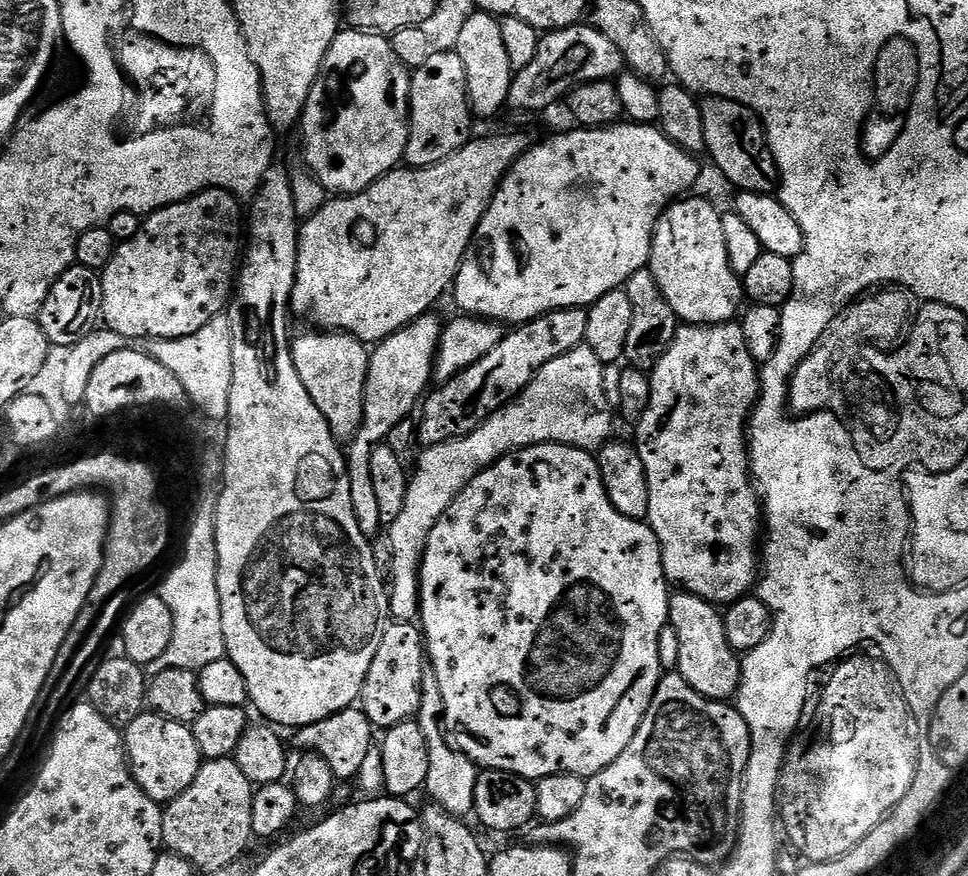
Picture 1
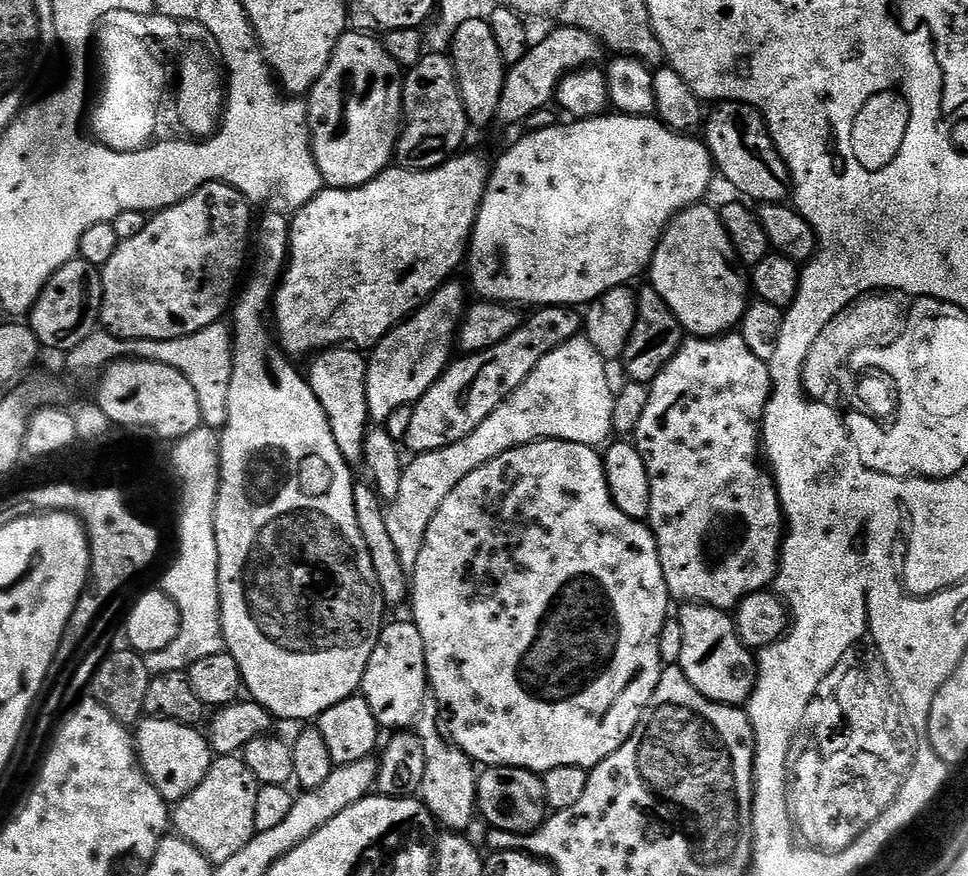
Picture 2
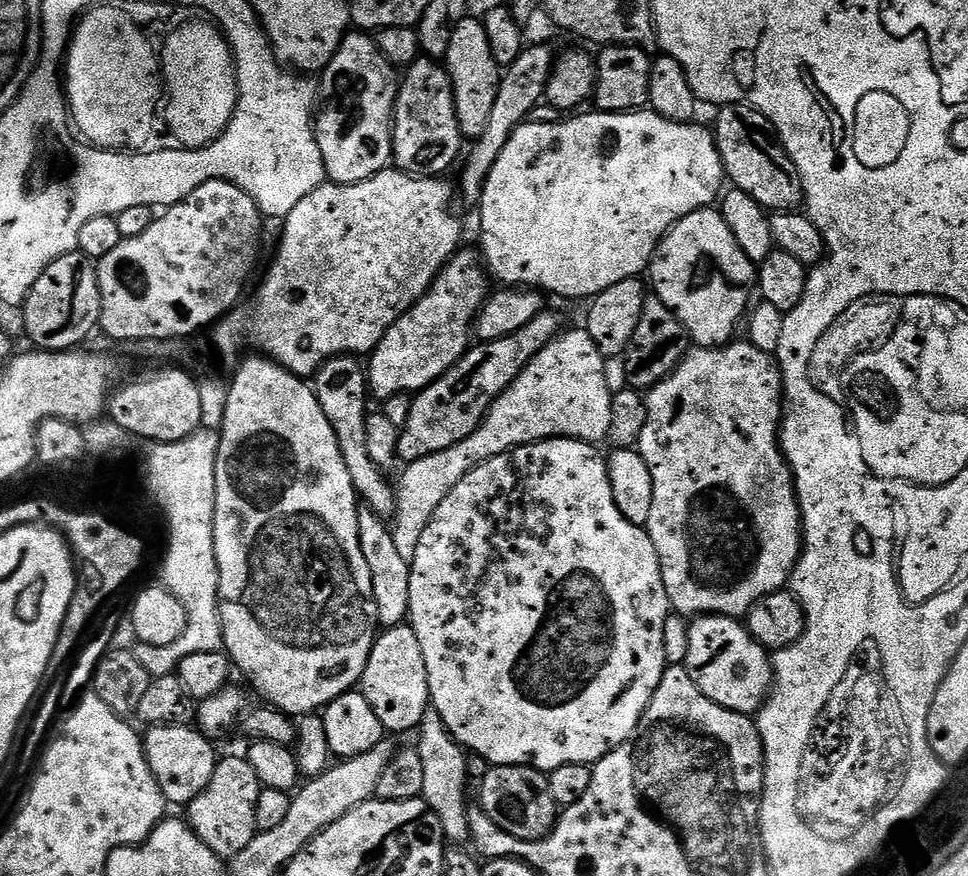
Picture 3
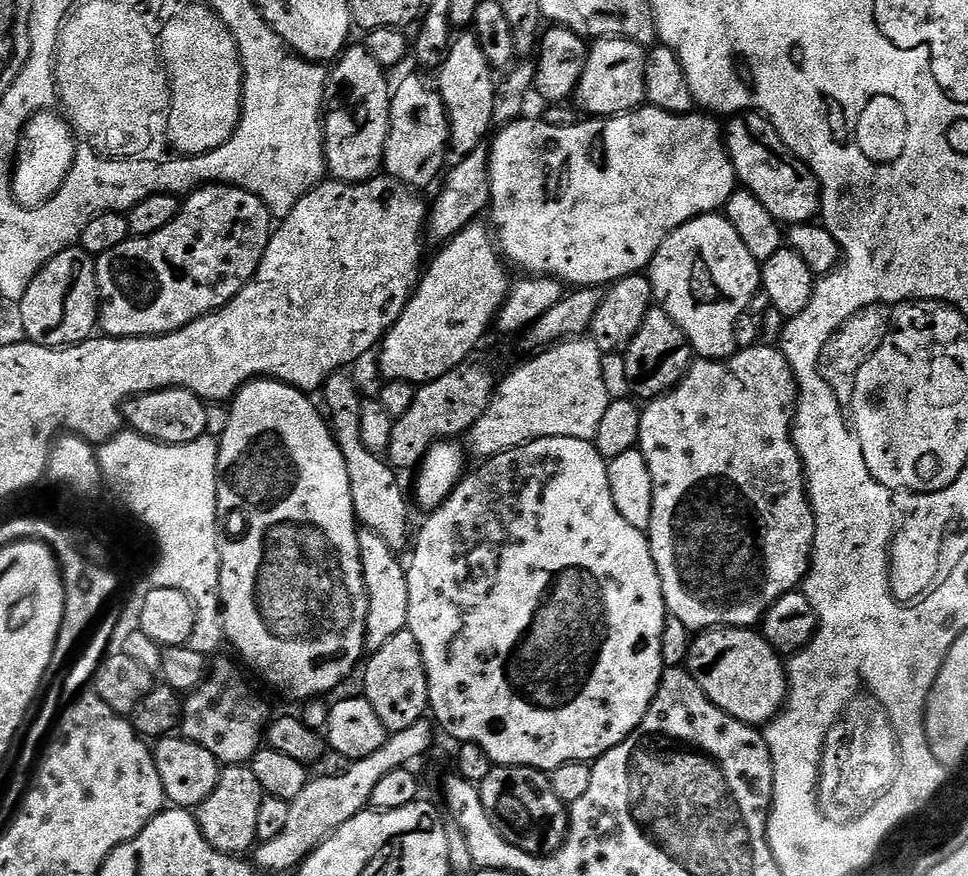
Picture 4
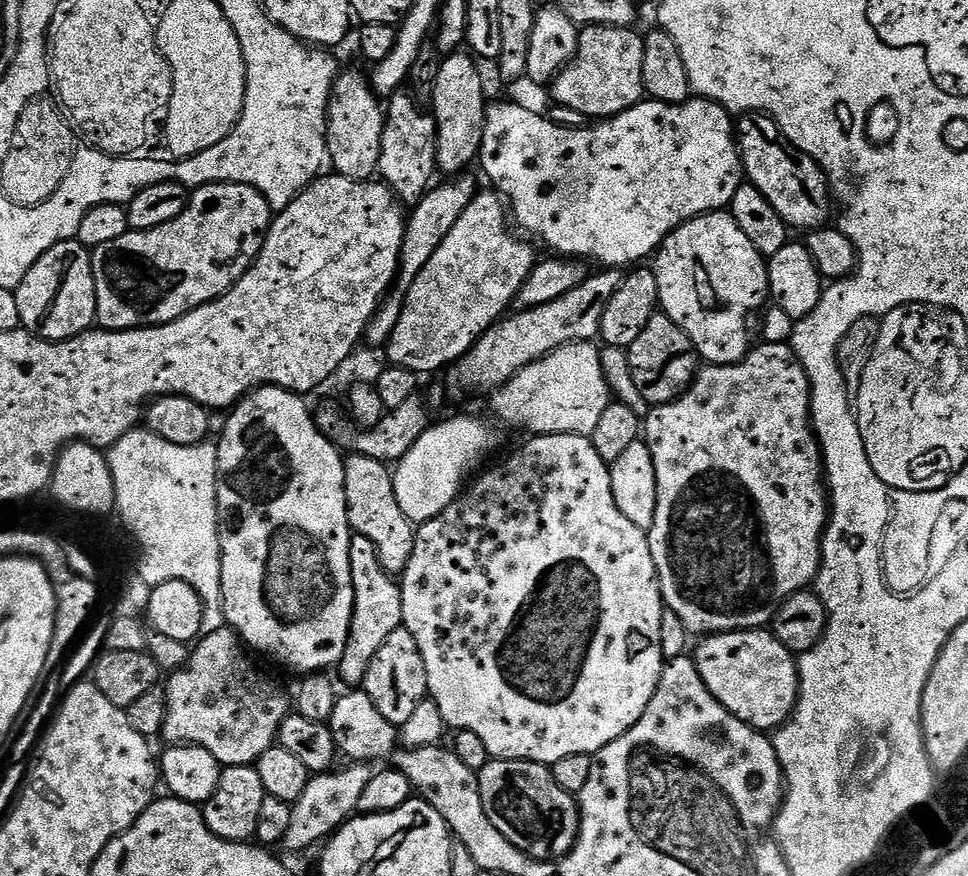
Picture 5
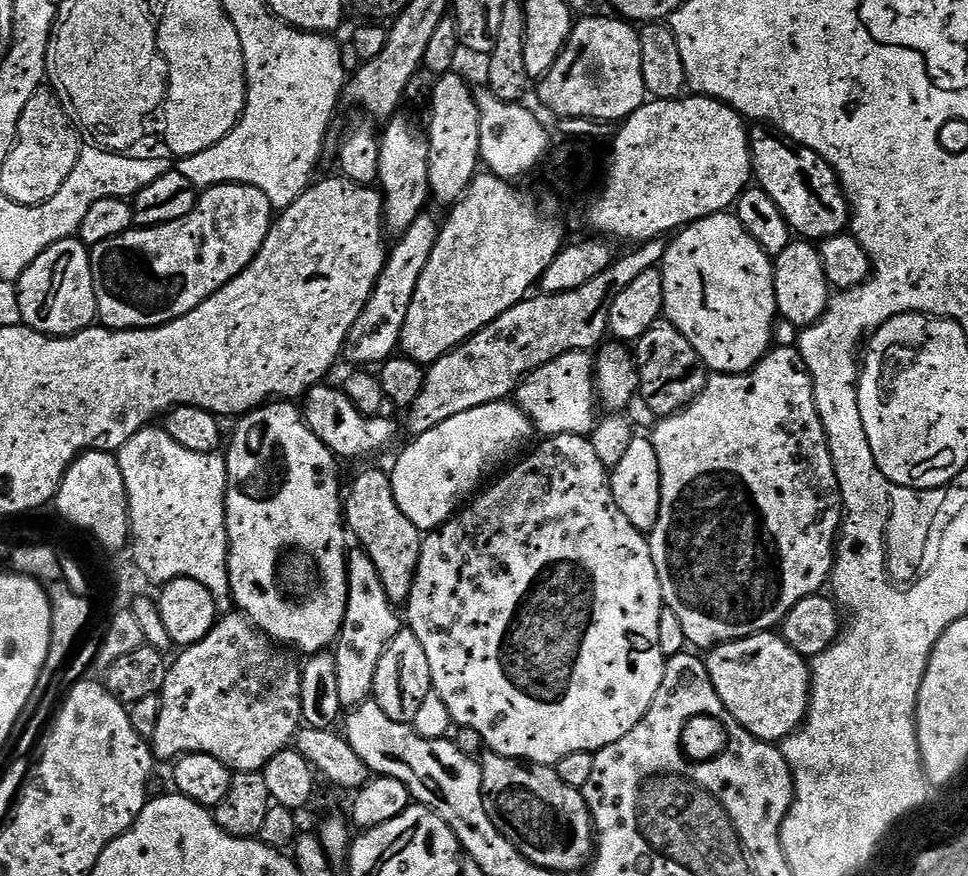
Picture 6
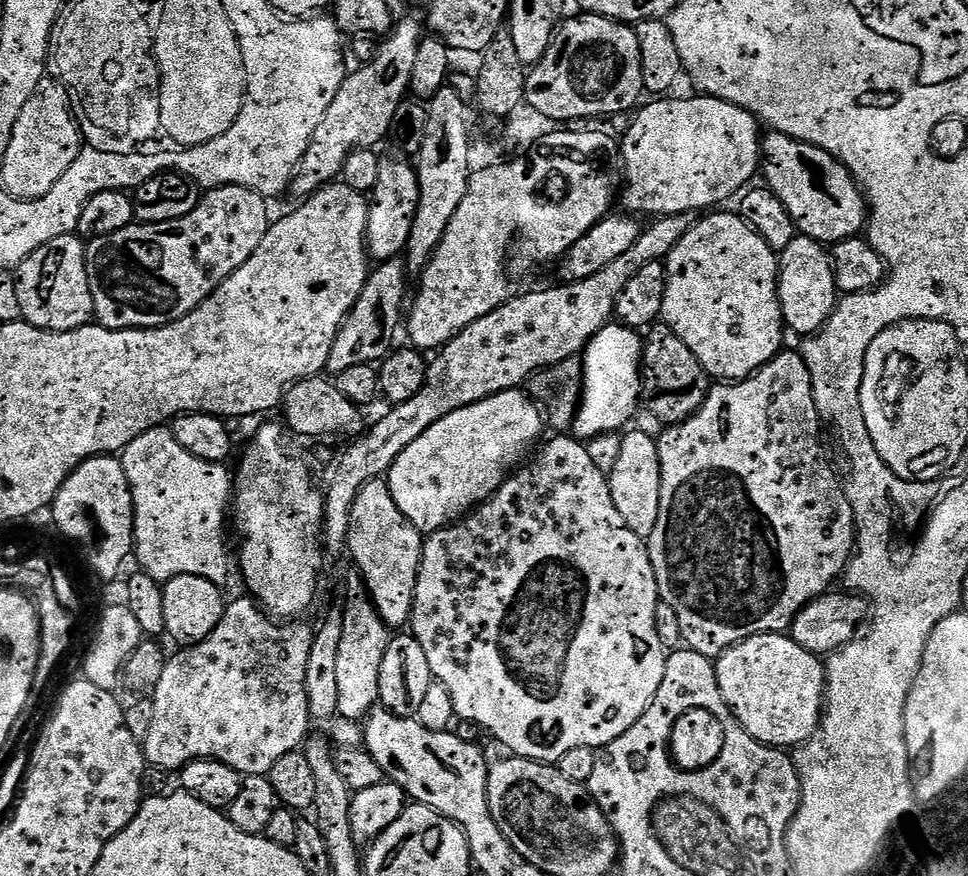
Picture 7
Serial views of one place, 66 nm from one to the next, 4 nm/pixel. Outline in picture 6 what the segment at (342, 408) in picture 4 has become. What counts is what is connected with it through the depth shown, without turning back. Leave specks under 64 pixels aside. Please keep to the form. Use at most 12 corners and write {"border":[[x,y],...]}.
{"border":[[358,473],[343,501],[386,598],[407,605],[422,533],[391,475]]}

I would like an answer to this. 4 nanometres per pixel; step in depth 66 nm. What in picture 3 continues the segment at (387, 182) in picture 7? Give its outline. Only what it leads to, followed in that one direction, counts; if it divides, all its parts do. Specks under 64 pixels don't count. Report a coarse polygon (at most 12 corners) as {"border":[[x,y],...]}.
{"border":[[439,60],[403,69],[392,159],[443,177],[461,159],[452,80]]}

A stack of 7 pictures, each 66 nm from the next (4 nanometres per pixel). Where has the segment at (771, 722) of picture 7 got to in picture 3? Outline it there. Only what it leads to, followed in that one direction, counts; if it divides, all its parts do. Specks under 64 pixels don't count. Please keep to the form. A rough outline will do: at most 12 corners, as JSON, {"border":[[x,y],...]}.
{"border":[[697,616],[682,666],[710,702],[755,714],[768,649],[739,619]]}

